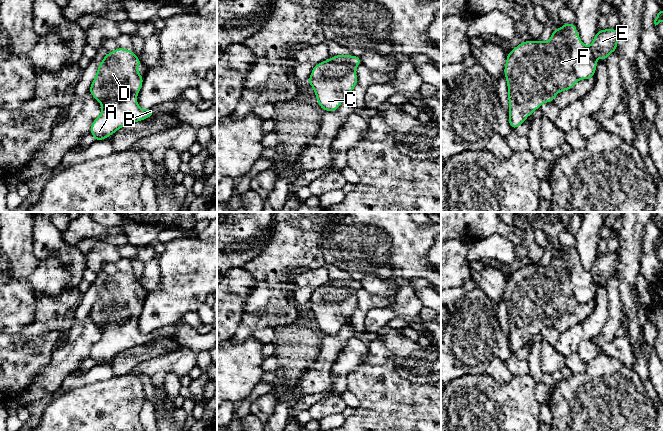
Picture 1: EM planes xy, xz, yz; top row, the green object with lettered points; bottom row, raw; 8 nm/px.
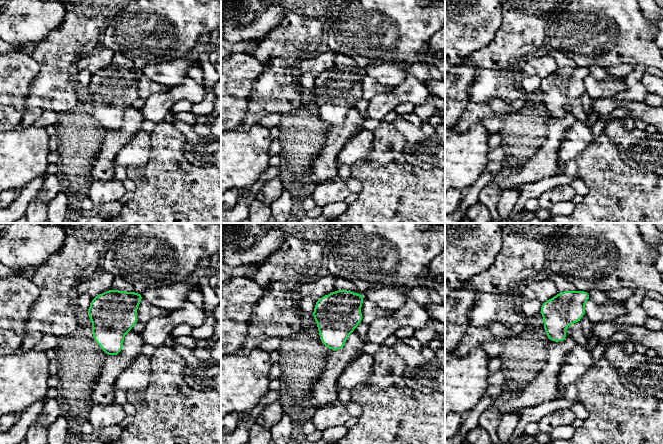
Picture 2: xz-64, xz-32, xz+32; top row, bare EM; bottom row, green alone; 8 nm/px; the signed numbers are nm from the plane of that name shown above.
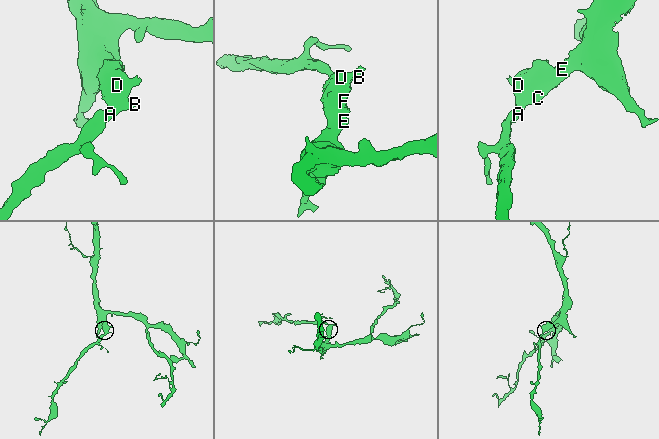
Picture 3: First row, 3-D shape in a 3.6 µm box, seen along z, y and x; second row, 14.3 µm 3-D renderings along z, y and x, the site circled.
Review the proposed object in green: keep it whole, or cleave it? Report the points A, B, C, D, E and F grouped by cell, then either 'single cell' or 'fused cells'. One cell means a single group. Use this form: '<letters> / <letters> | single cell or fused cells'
A B C D E F | single cell

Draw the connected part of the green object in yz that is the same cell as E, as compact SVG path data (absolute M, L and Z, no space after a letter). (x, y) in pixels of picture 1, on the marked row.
M564 23L564 25L553 30L550 40L546 43L540 39L537 41L528 40L516 46L507 54L504 74L508 86L509 100L509 125L511 129L516 129L526 118L533 114L545 102L554 102L555 95L560 91L572 89L574 84L581 79L592 79L597 67L597 55L603 61L606 61L608 55L617 51L617 42L619 39L618 29L598 30L590 46L585 46L577 34L575 24Z

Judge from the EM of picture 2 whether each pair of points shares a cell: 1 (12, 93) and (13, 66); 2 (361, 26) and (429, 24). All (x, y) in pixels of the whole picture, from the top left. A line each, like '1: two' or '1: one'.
1: one
2: one

